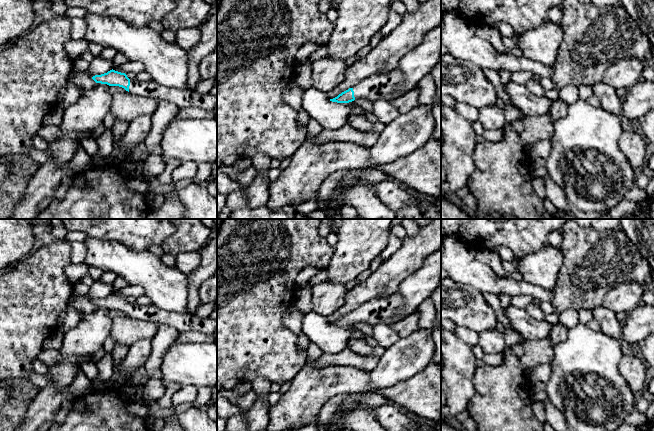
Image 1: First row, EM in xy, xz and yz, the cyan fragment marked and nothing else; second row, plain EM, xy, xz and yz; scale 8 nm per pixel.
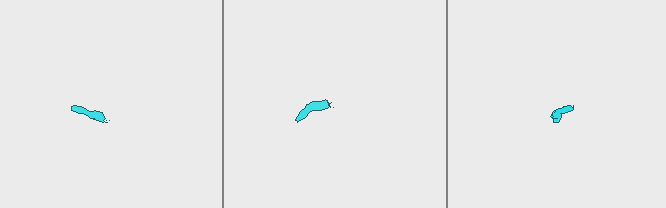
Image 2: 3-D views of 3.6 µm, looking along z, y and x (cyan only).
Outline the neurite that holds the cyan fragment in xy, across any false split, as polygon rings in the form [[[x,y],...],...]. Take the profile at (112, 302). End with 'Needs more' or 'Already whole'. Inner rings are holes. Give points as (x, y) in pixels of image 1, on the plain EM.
[[[113,293],[107,297],[95,299],[92,303],[96,307],[122,311],[126,315],[139,320],[170,325],[180,333],[198,331],[211,336],[217,330],[217,319],[200,318],[188,312],[166,311],[151,303],[147,305],[130,304],[125,297]]]. Needs more

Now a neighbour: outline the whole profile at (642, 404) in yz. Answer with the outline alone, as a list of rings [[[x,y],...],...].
[[[642,396],[636,398],[635,409],[645,414],[648,407],[649,407],[649,402],[645,398],[643,398]]]

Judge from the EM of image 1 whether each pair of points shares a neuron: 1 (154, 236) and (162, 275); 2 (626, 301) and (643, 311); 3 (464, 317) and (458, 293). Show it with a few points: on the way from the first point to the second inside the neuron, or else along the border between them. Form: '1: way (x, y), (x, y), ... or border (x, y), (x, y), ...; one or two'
1: border (124, 244), (138, 251), (147, 251); two
2: border (642, 303), (627, 314); two
3: way (464, 311), (464, 306), (458, 299); one

